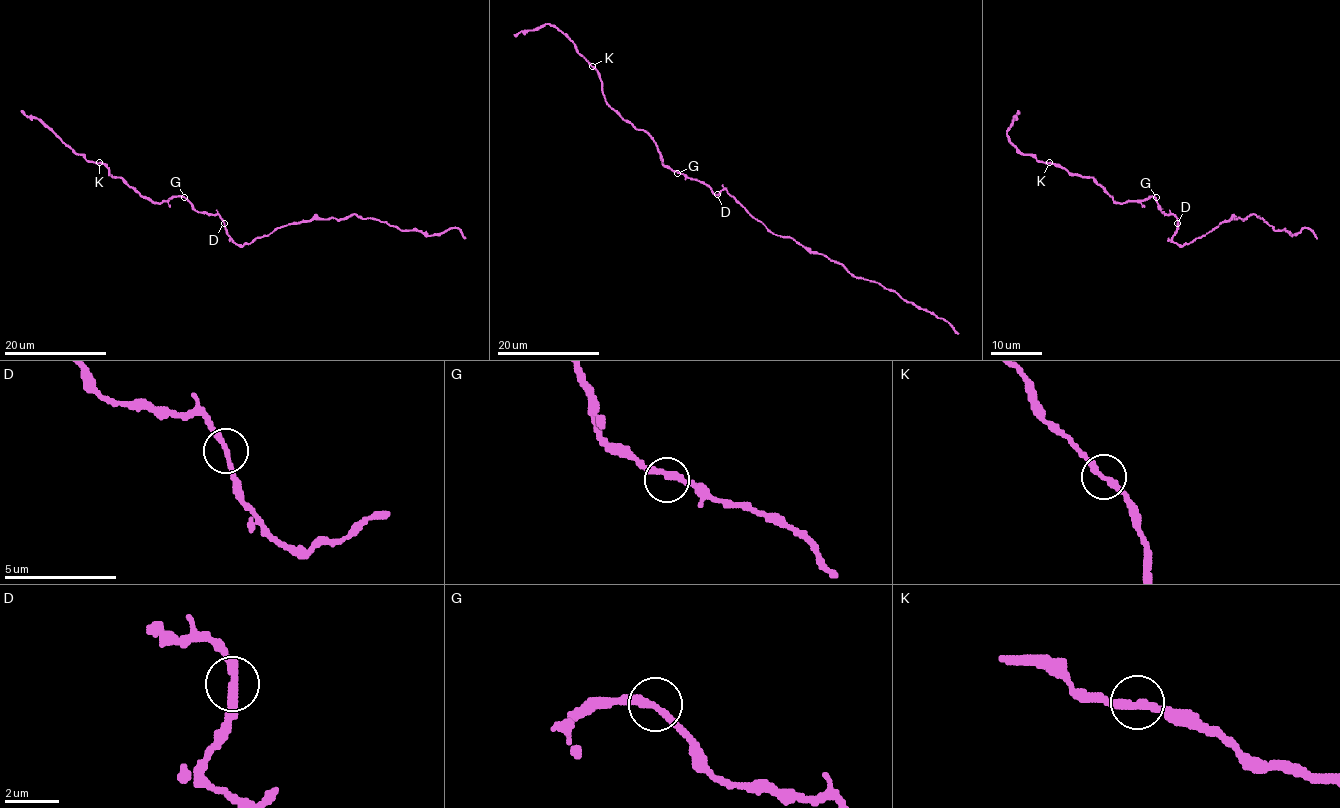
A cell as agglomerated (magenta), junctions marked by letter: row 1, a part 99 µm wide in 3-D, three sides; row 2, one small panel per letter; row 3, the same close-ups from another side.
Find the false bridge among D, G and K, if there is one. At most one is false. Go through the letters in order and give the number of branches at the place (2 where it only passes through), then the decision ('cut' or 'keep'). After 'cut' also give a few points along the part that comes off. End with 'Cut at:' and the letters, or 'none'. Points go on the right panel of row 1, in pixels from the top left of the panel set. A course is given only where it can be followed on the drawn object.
D: 2 branches meet; keep
G: 2 branches meet; keep
K: 2 branches meet; keep
Cut at: none

